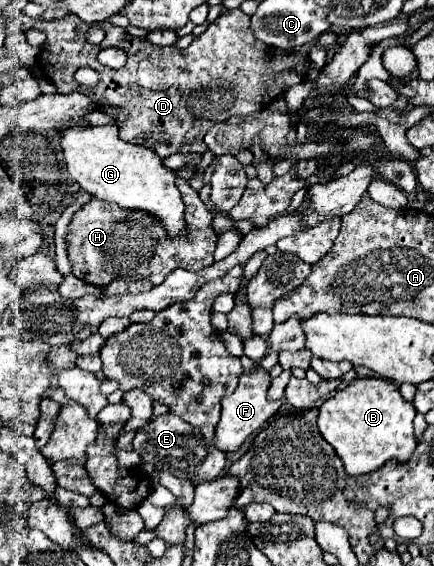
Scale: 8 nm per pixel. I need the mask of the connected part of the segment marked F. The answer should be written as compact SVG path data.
M255 366L253 370L239 376L239 386L235 388L233 394L221 398L221 420L215 430L219 450L223 452L237 450L249 434L257 432L281 408L281 400L273 400L273 402L267 400L269 384L271 384L269 372L263 370L261 366Z

